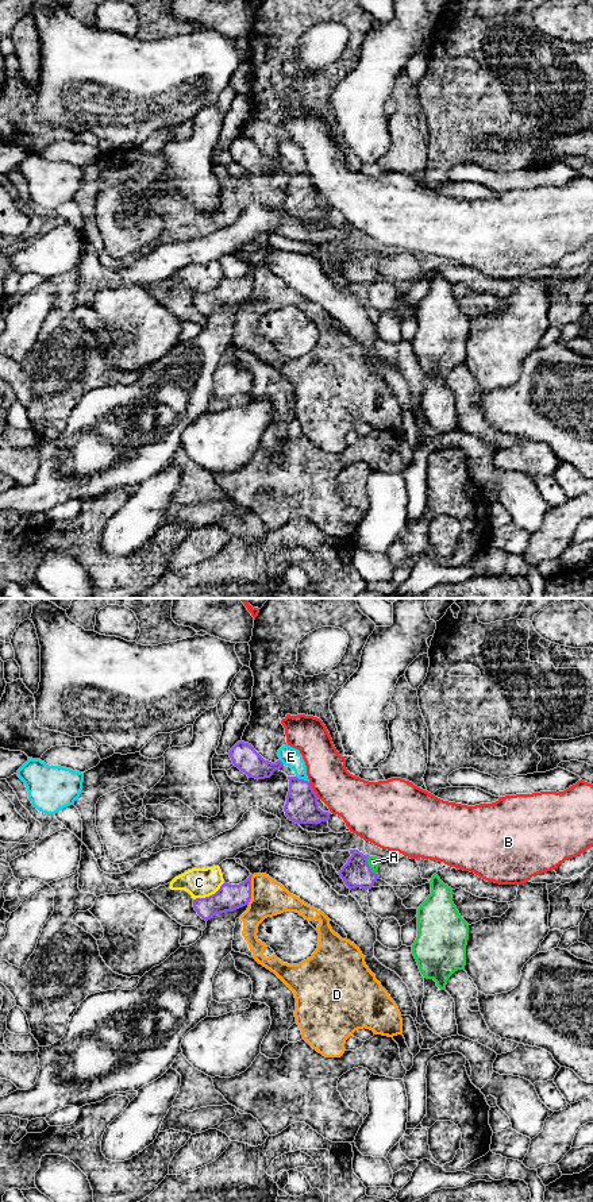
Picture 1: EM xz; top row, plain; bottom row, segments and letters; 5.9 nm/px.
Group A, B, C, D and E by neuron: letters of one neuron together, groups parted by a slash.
A / B / C / D / E

